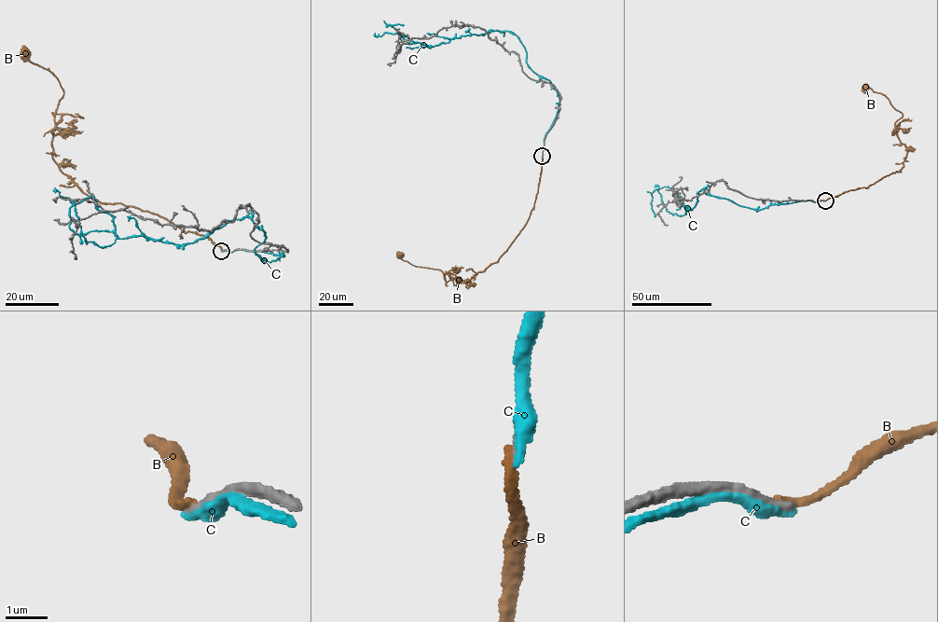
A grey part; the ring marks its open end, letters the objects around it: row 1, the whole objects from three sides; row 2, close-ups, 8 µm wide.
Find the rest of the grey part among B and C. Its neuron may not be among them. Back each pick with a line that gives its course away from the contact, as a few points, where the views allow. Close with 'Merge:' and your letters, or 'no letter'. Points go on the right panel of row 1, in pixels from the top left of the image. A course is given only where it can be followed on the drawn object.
Merge: no letter

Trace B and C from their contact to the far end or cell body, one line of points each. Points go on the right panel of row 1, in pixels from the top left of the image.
B: (824, 200), (867, 188), (901, 172), (903, 166), (907, 151), (894, 126), (903, 114), (886, 96), (866, 88)
C: (823, 200), (771, 204), (759, 211), (701, 189), (688, 210), (673, 190), (663, 186), (651, 193), (655, 216)

